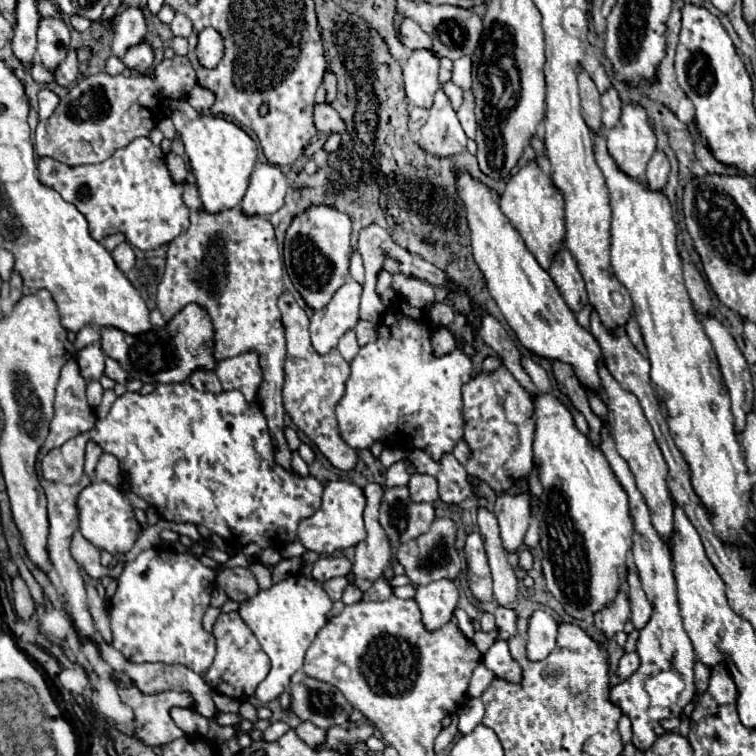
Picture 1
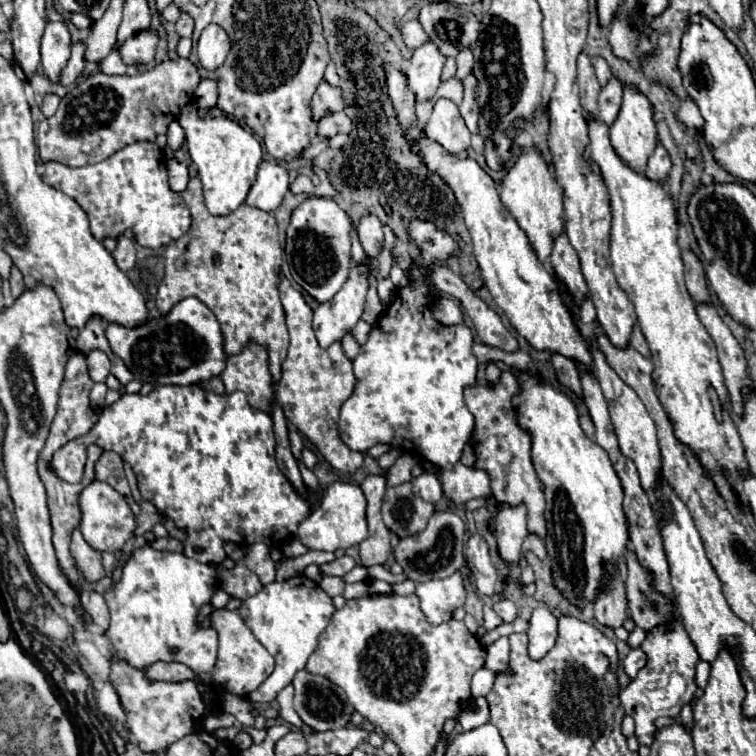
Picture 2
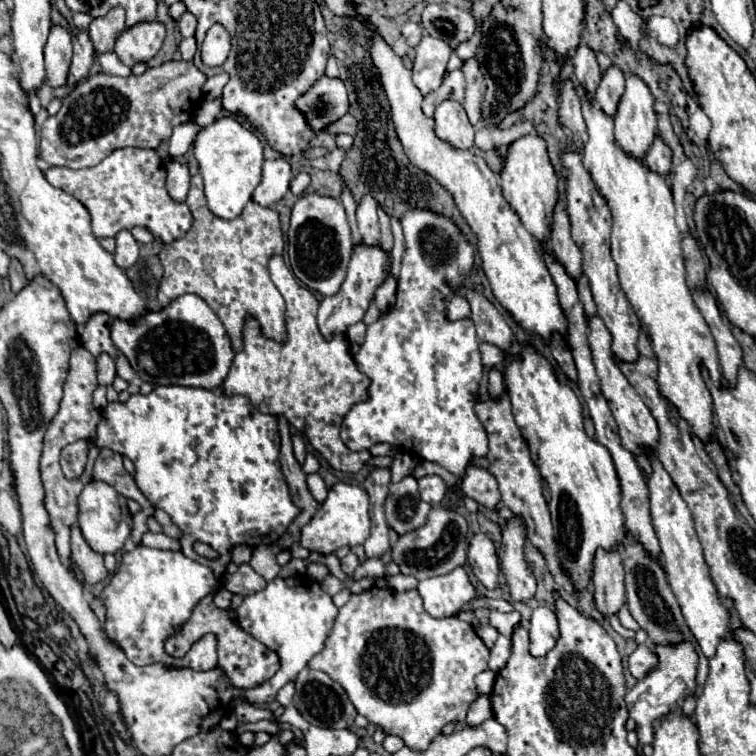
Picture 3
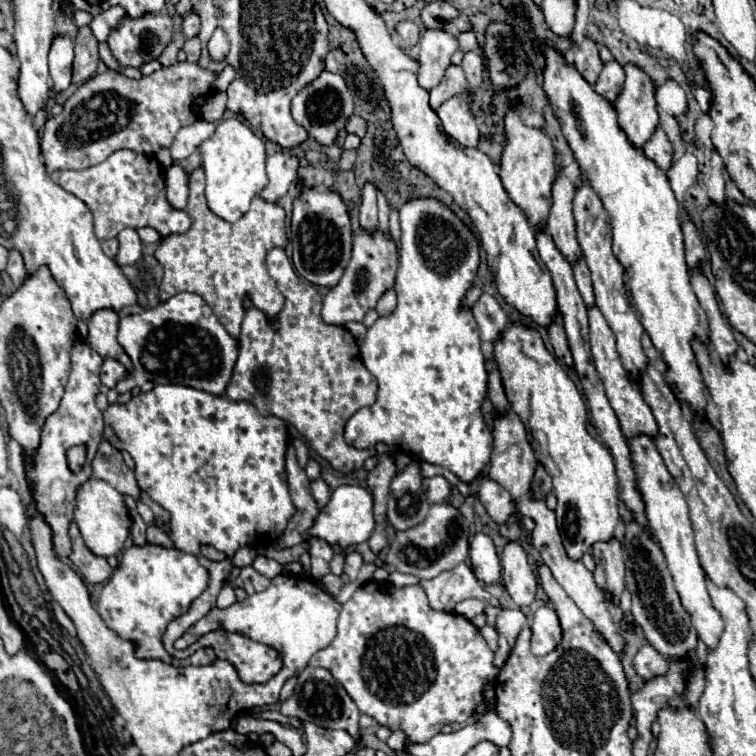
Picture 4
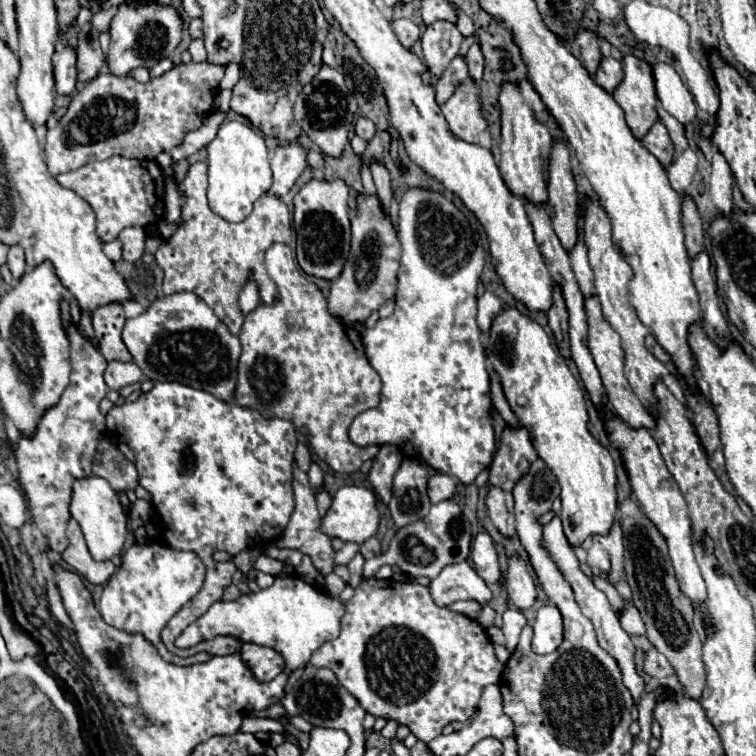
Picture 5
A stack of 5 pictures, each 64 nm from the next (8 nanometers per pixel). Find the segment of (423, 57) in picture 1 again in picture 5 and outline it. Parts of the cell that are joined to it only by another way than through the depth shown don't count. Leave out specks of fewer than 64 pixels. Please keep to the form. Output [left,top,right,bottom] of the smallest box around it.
[420,24,462,84]

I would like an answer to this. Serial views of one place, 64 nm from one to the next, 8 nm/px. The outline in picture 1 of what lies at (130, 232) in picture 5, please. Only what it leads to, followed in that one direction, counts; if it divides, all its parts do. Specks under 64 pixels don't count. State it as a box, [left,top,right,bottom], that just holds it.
[112,242,134,274]

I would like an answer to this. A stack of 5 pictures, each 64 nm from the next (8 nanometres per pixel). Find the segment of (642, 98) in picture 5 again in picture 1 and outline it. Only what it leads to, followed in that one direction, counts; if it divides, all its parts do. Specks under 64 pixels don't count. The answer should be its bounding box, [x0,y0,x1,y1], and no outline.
[604,104,656,182]

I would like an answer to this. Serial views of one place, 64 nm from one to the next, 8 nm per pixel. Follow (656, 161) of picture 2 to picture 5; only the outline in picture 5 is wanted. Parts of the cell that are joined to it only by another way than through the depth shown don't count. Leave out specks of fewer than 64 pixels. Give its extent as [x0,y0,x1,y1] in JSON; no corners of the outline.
[642,122,674,168]

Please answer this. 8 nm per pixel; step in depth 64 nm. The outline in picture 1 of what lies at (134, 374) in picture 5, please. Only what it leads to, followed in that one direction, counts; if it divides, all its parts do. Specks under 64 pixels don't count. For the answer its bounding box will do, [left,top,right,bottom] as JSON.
[76,344,104,380]

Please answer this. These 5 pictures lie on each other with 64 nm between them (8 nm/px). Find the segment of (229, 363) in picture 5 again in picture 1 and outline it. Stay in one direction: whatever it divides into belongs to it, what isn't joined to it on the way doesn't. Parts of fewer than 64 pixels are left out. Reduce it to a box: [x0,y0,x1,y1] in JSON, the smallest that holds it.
[98,304,216,382]

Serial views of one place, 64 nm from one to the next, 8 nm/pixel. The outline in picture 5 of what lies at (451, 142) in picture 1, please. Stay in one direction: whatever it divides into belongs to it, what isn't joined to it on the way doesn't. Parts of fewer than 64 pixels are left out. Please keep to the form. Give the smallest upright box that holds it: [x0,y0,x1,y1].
[442,80,488,144]

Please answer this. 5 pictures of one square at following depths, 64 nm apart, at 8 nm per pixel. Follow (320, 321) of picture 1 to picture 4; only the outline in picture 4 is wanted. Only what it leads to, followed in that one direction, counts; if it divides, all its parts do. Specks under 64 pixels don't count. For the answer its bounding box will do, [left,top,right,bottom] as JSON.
[322,228,398,326]

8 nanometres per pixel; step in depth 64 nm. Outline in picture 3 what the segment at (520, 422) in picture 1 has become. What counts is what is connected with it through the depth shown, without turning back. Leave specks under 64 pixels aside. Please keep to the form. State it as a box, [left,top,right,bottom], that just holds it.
[474,392,604,620]

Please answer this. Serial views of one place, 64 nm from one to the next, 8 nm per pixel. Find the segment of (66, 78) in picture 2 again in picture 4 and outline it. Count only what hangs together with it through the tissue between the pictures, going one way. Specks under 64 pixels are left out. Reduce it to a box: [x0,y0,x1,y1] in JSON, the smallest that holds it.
[72,26,100,86]

